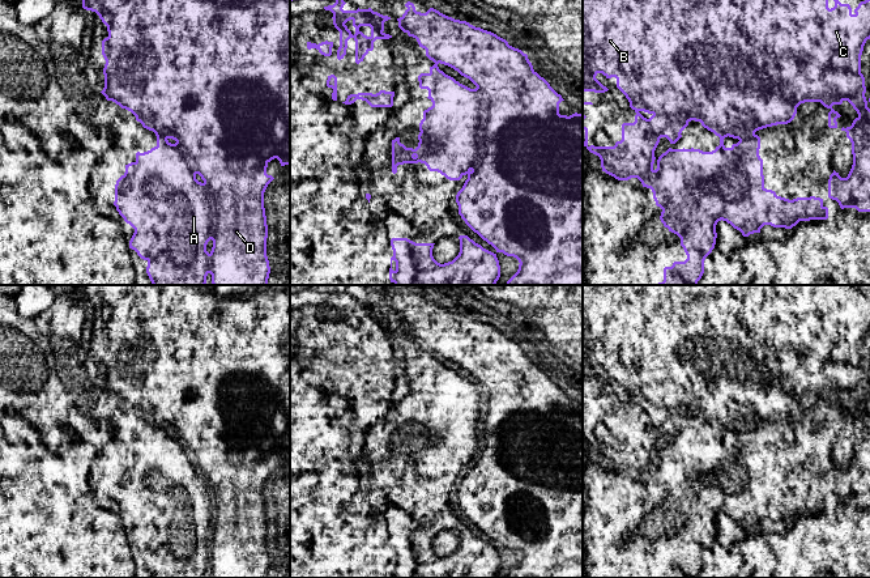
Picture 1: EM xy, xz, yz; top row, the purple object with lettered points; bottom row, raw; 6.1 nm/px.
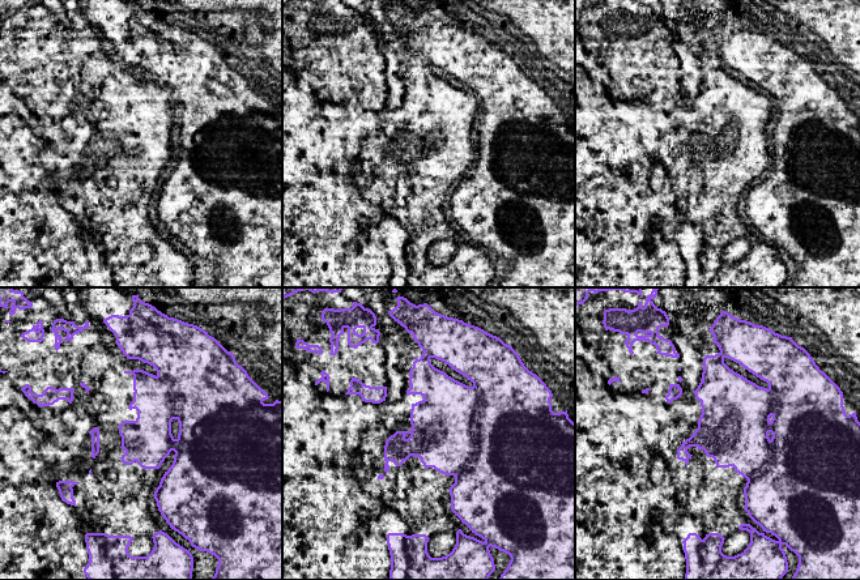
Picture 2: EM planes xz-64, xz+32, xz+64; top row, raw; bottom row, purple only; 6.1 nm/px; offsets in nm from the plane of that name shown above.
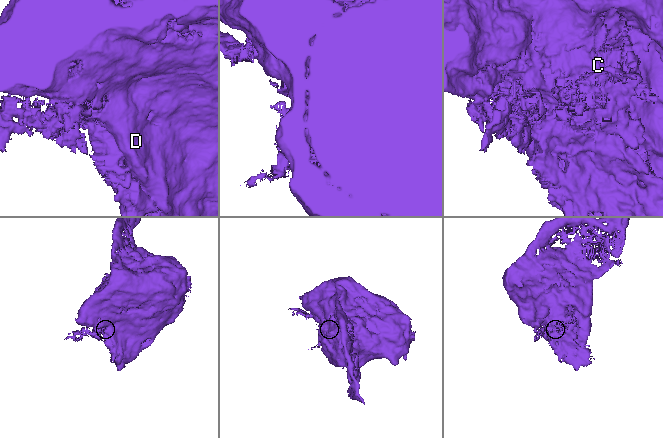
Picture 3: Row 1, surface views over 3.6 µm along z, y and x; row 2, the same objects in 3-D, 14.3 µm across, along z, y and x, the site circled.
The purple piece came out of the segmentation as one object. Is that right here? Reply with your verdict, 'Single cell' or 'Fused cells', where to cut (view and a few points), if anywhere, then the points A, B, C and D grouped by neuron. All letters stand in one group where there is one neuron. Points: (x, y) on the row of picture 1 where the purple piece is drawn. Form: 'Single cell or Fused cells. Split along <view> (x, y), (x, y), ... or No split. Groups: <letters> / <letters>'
Single cell. No split. Groups: A B C D

